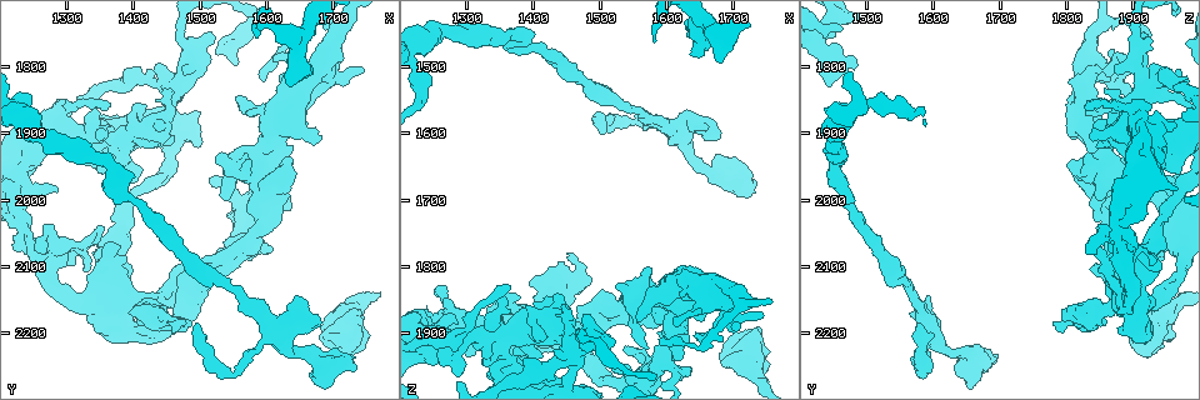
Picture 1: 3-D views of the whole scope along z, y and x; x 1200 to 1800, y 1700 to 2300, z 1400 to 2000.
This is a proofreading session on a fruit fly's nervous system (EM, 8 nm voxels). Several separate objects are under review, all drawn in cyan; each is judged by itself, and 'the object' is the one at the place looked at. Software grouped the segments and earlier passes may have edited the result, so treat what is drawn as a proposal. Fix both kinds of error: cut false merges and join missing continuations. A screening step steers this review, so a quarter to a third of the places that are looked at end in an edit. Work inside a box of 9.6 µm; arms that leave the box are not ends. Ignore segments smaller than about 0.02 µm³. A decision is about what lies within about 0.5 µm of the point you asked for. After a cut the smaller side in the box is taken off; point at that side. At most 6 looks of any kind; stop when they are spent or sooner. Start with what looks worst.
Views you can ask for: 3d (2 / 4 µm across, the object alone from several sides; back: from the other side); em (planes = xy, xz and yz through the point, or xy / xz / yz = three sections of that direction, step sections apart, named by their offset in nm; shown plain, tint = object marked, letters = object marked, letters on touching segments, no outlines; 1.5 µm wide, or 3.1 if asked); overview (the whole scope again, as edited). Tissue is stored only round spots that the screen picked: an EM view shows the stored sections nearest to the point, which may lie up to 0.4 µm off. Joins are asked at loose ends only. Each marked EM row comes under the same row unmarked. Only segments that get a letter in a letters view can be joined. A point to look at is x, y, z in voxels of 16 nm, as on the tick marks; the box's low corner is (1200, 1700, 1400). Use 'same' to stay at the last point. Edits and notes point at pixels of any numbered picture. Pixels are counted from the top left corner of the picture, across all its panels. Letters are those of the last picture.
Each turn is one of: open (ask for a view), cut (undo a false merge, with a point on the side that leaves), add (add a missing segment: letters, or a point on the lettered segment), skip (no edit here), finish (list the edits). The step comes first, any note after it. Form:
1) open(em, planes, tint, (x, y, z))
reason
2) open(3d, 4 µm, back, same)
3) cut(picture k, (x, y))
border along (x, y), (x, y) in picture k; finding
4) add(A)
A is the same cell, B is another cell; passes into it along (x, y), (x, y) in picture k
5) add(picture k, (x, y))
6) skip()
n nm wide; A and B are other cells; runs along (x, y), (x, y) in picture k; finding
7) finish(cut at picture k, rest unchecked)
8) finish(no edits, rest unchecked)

open(3d, 4 µm, (1585, 1745, 1465))
an open end

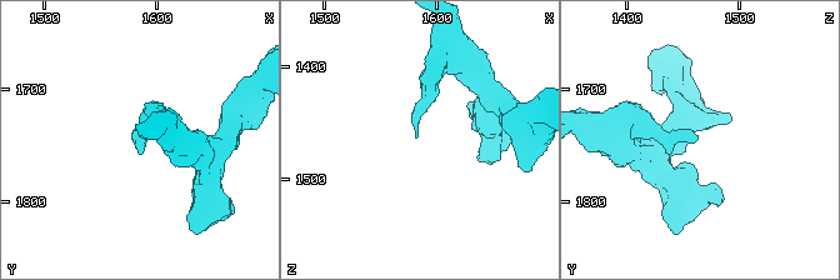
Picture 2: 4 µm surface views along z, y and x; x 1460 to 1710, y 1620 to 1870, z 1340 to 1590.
open(em, xz, step 8, tint, (1584, 1746, 1462))
now the EM

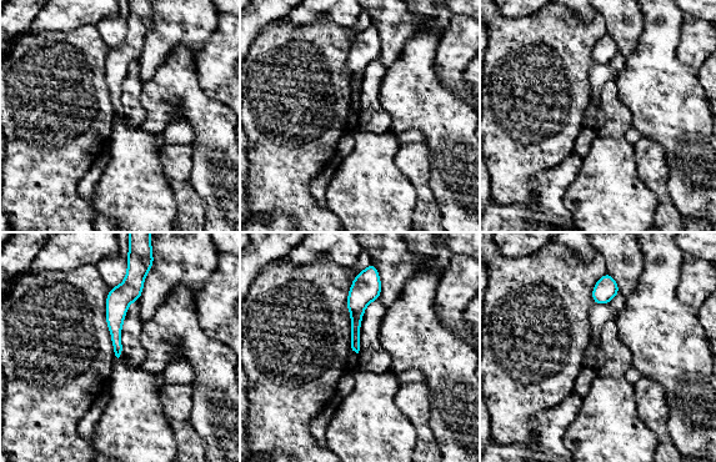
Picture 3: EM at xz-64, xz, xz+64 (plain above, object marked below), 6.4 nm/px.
open(em, planes, letters, same)

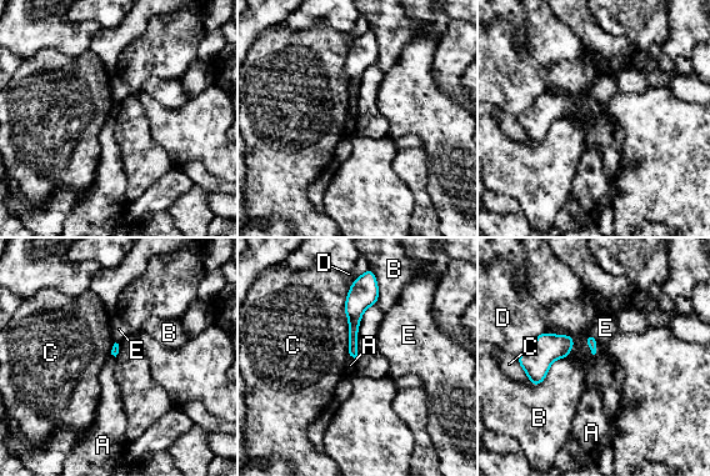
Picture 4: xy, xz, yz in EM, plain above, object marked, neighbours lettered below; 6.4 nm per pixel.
skip()
A, B, C, D and E are other cells; runs along (366, 282), (354, 307), (353, 352) in picture 4; none of them fits

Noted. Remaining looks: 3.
open(em, planes, letters, (1380, 2070, 1845))

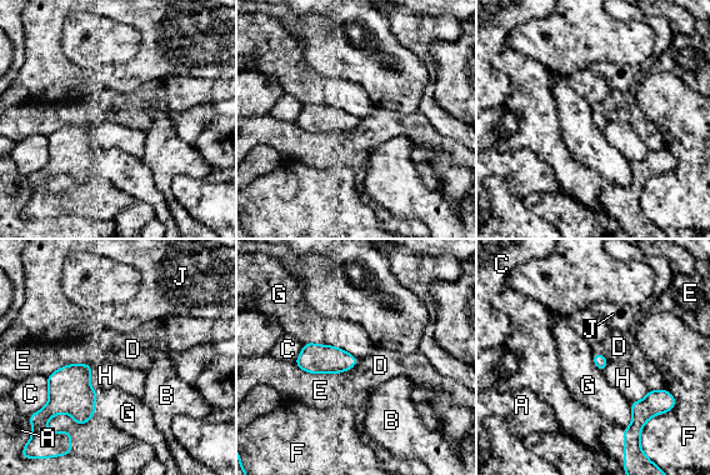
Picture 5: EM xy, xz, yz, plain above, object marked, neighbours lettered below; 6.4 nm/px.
skip()
A, B, C, D, E, F, G, H and J are other cells; border along (303, 344), (336, 345), (358, 359) in picture 5; no lettered segment goes on from it

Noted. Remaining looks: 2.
open(3d, 2 µm, (1290, 1985, 1885))

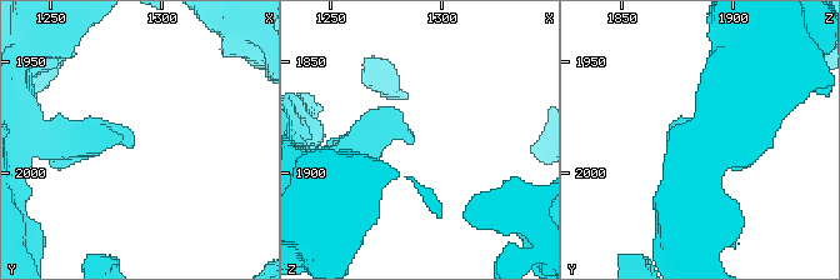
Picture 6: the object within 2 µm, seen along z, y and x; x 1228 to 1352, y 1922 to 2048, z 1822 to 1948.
open(em, planes, letters, (1286, 1987, 1885))
now the EM

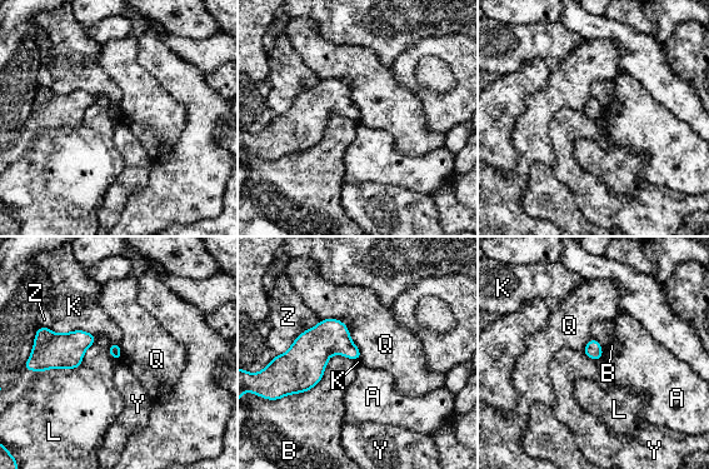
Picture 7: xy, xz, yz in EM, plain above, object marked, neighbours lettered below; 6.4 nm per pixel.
skip()
A, B, K, L, Q, Y and Z are other cells; no lettered segment goes on from it

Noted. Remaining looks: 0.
finish(no edits, rest unchecked)

